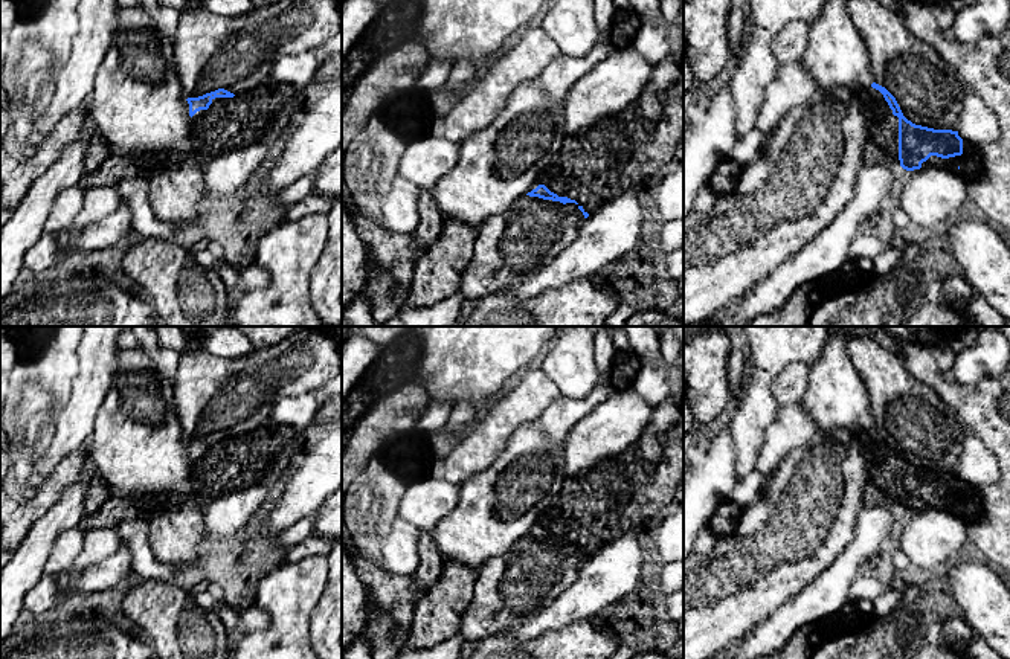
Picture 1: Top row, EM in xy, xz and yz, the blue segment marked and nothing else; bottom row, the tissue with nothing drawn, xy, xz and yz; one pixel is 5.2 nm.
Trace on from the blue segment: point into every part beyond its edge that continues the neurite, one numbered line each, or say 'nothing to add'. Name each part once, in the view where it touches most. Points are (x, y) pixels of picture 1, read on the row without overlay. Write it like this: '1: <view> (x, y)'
1: yz (882, 467)
2: yz (969, 504)

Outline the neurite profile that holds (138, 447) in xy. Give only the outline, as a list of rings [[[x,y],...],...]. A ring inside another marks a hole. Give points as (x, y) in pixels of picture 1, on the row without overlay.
[[[140,346],[119,351],[114,372],[114,381],[87,441],[96,474],[111,496],[179,494],[191,477],[191,458],[175,413],[172,380],[157,374],[151,357]]]

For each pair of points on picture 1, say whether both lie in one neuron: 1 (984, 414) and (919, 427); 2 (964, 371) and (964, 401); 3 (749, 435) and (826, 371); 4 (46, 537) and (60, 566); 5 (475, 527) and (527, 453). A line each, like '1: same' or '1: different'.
1: different
2: different
3: different
4: different
5: same

